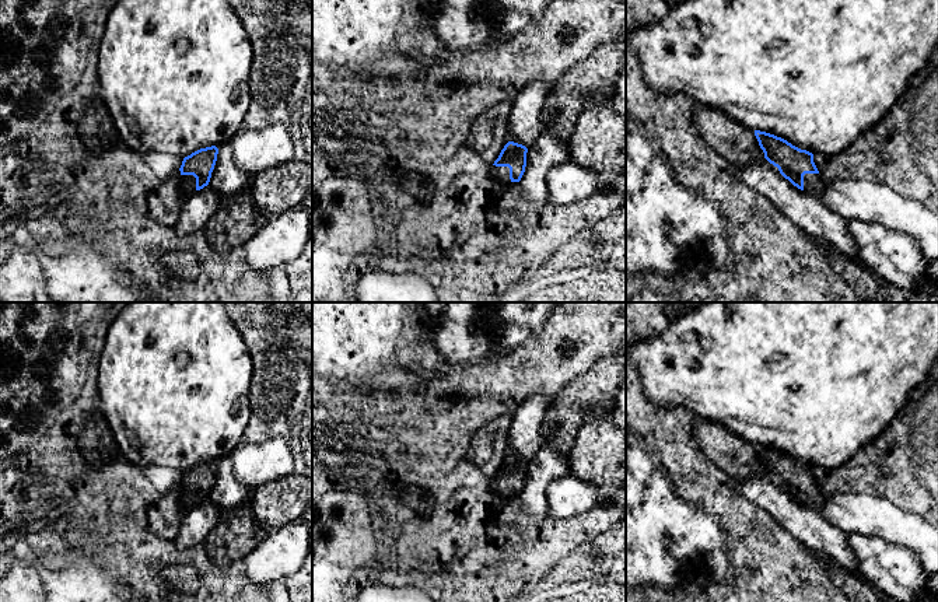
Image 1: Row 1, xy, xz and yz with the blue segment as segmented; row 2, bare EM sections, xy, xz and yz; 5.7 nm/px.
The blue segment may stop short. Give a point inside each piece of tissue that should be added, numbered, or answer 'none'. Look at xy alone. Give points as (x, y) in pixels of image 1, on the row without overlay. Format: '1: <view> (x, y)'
1: xy (186, 496)

